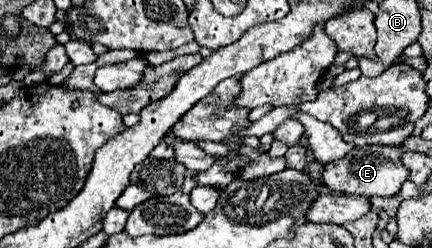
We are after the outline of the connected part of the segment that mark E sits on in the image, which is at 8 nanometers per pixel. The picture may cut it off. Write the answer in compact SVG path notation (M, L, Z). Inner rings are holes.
M365 145L363 149L353 149L349 157L325 165L323 183L337 193L365 195L365 197L393 197L401 191L401 185L409 179L409 169L401 165L403 147L391 145Z

